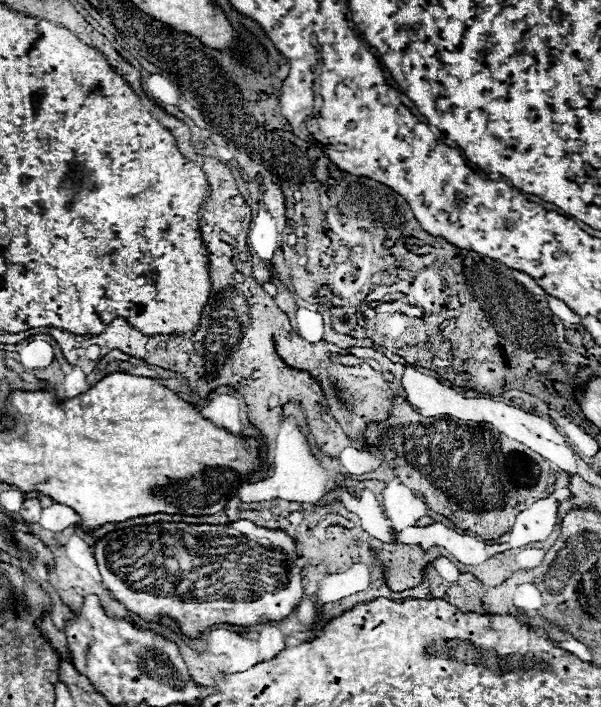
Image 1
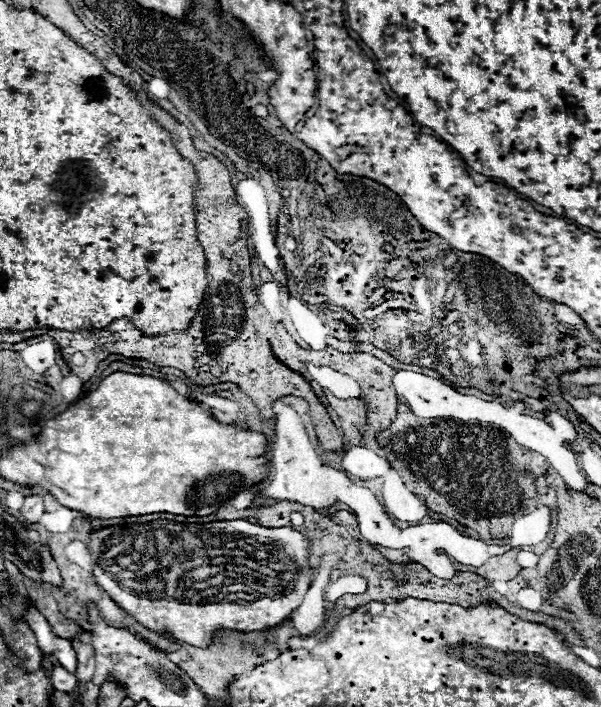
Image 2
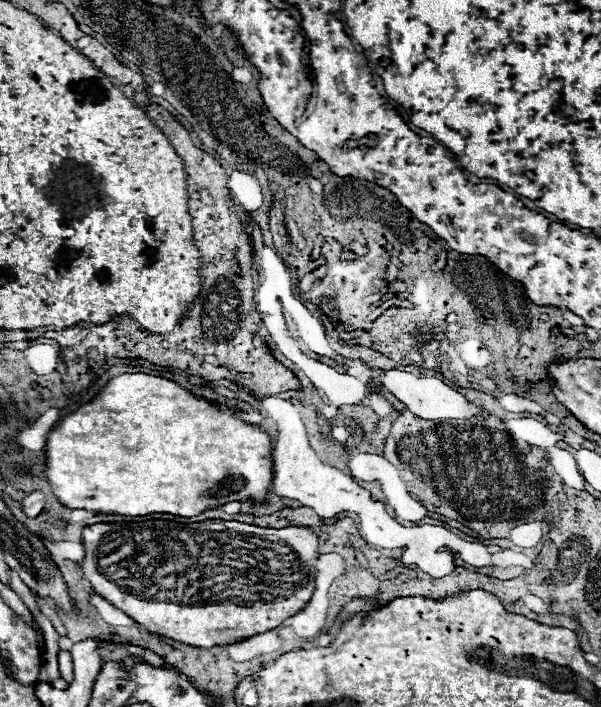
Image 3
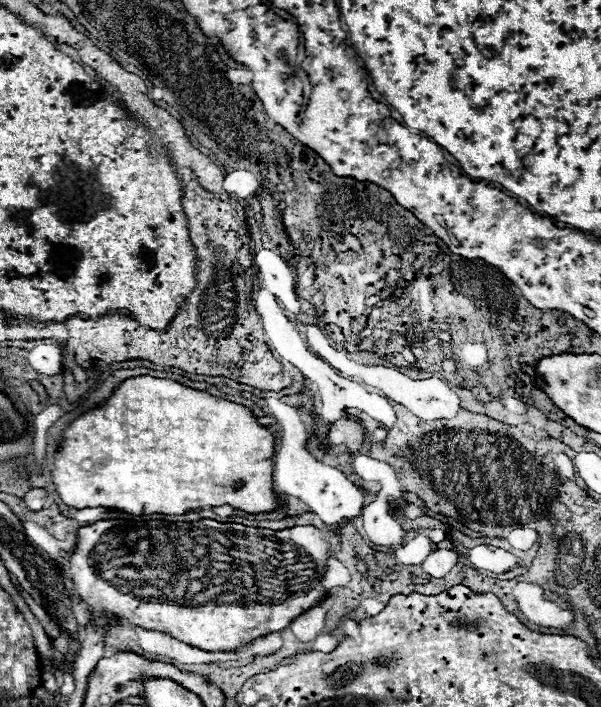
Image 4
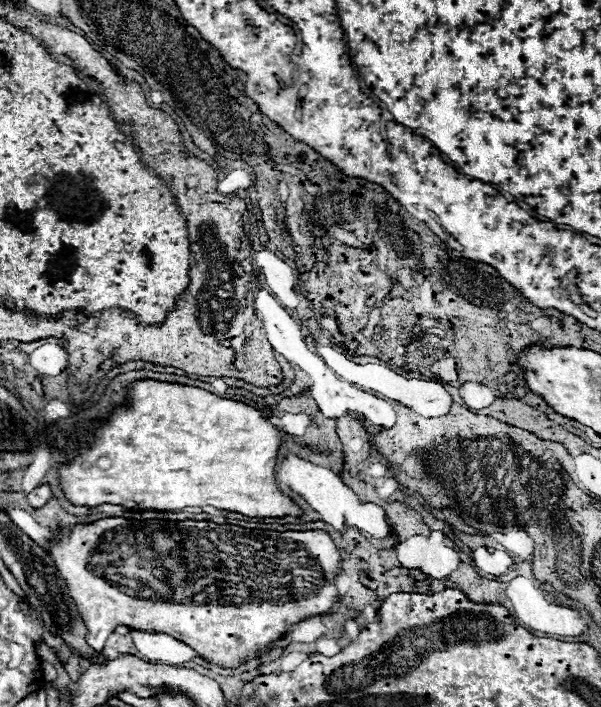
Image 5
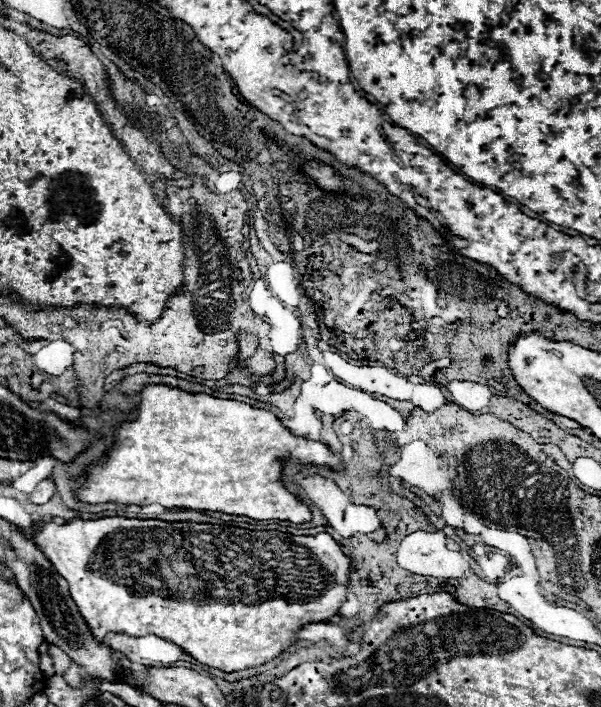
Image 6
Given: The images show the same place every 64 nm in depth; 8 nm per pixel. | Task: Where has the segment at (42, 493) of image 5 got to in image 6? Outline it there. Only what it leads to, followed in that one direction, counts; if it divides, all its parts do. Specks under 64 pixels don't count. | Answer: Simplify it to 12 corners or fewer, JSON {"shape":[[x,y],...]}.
{"shape":[[46,478],[34,488],[30,500],[46,504],[56,492],[54,480]]}

